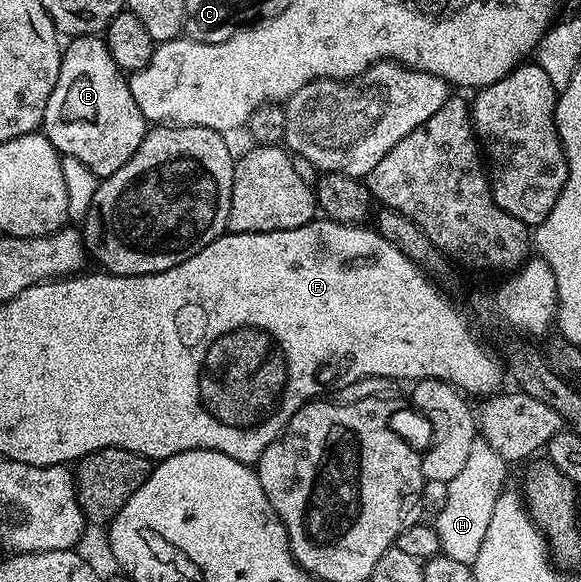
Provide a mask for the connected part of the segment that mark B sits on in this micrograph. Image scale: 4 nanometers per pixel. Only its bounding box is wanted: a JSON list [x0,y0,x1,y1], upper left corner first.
[42,36,146,179]

